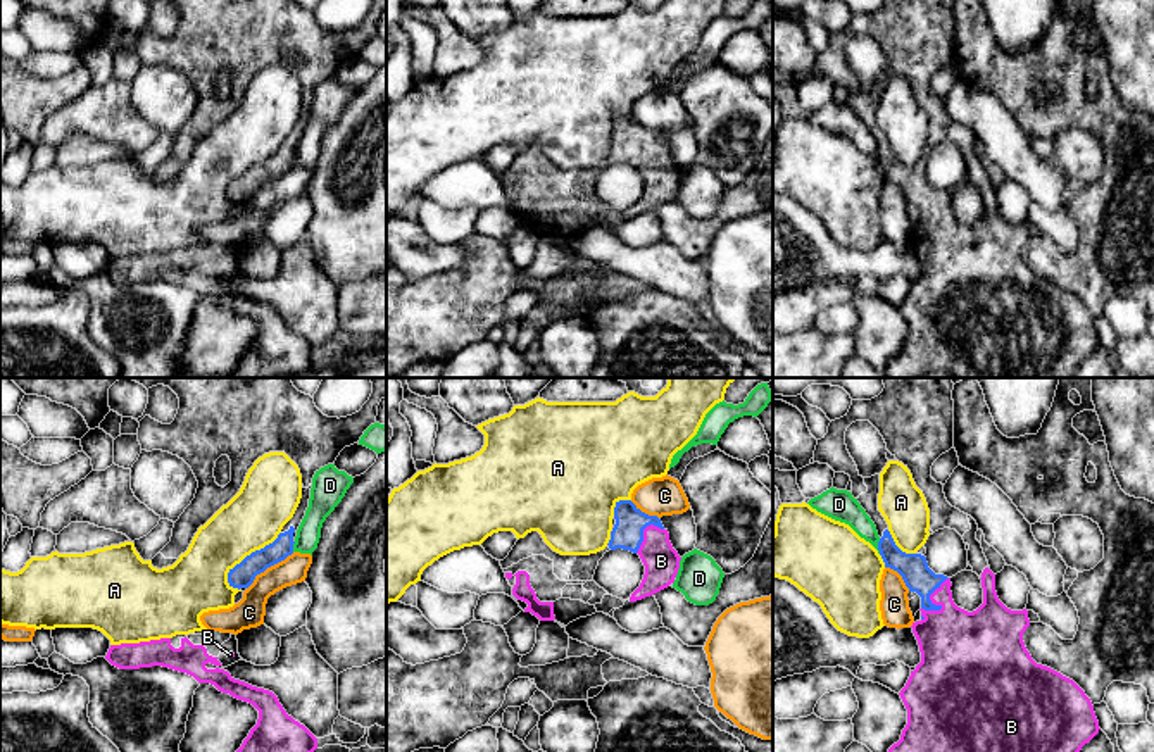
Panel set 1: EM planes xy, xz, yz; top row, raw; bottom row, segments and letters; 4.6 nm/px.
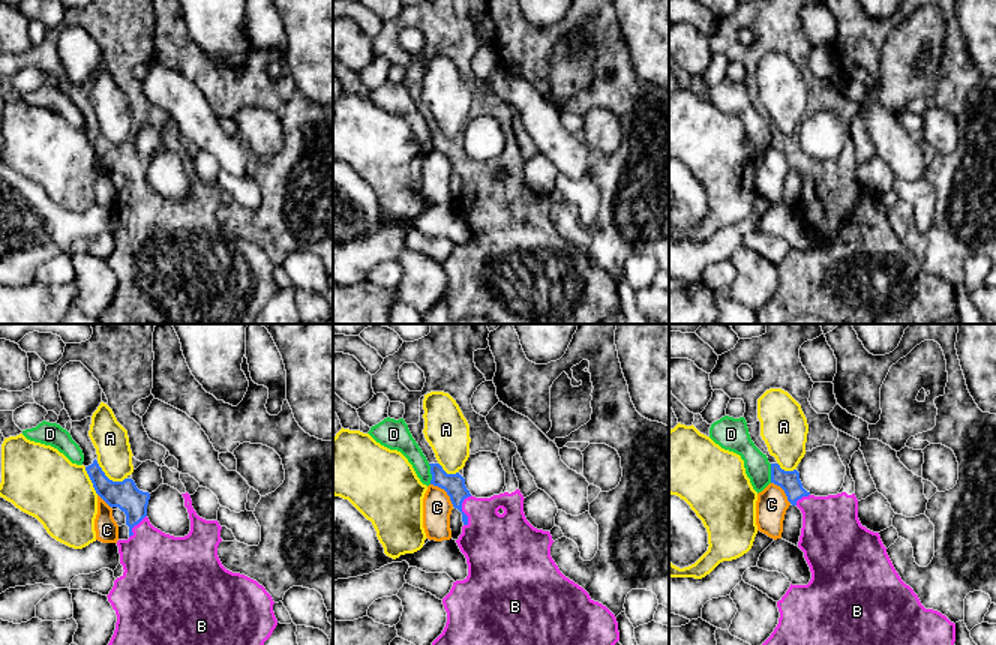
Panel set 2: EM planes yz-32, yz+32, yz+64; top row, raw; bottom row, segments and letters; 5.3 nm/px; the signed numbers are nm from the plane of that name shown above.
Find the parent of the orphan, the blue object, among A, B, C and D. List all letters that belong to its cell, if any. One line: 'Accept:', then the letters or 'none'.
Accept: B

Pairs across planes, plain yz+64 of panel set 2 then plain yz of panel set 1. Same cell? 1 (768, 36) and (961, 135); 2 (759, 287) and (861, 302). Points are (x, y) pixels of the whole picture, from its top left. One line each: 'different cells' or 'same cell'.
1: same cell
2: same cell

